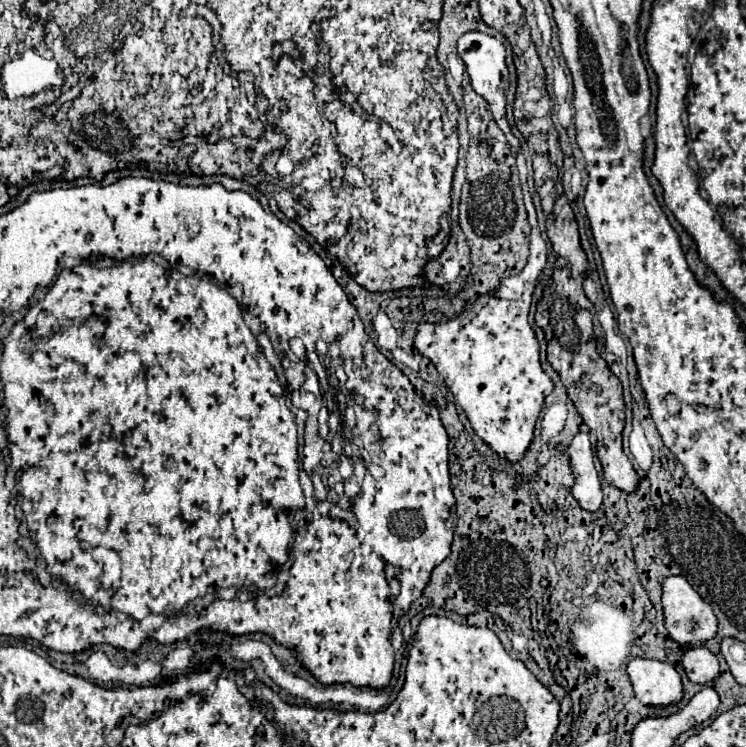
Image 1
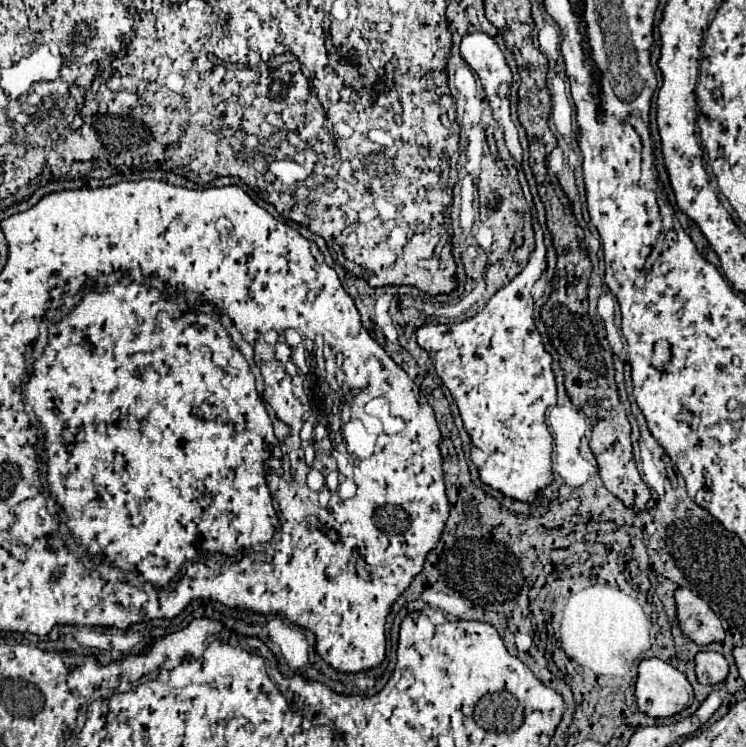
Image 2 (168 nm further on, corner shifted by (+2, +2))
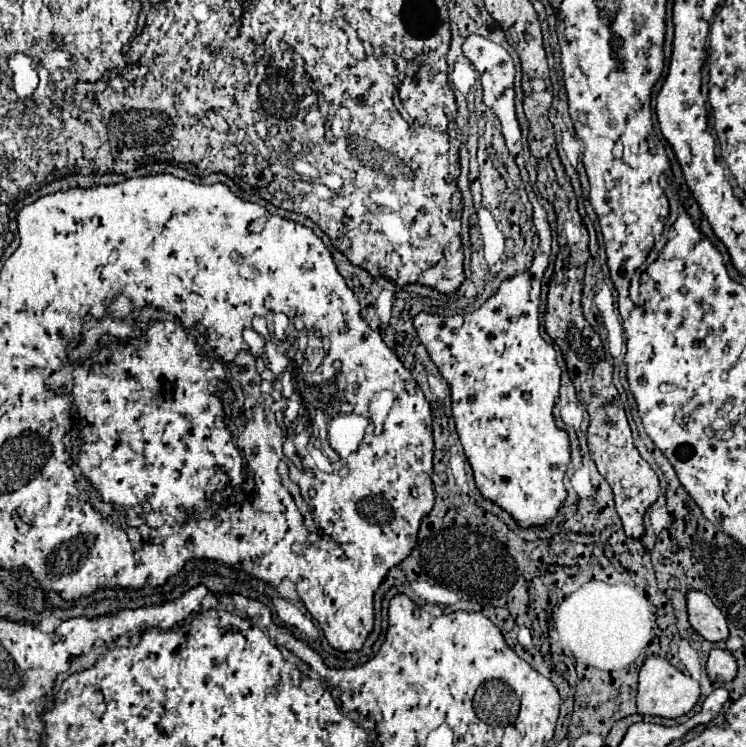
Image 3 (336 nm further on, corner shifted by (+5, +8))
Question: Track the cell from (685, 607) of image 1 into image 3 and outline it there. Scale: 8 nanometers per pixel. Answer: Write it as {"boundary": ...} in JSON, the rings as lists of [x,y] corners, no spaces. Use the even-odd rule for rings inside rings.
{"boundary":[[[697,590],[687,592],[687,612],[689,612],[689,624],[705,640],[719,642],[729,636],[723,612],[711,602],[711,598],[705,592]]]}

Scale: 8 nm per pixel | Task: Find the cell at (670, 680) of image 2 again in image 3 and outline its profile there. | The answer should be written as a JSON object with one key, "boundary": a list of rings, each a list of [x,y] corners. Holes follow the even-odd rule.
{"boundary":[[[651,654],[645,658],[639,670],[639,692],[637,692],[637,710],[643,716],[661,716],[661,718],[677,718],[687,714],[699,700],[699,684],[685,676],[681,670],[671,666],[663,656]]]}

